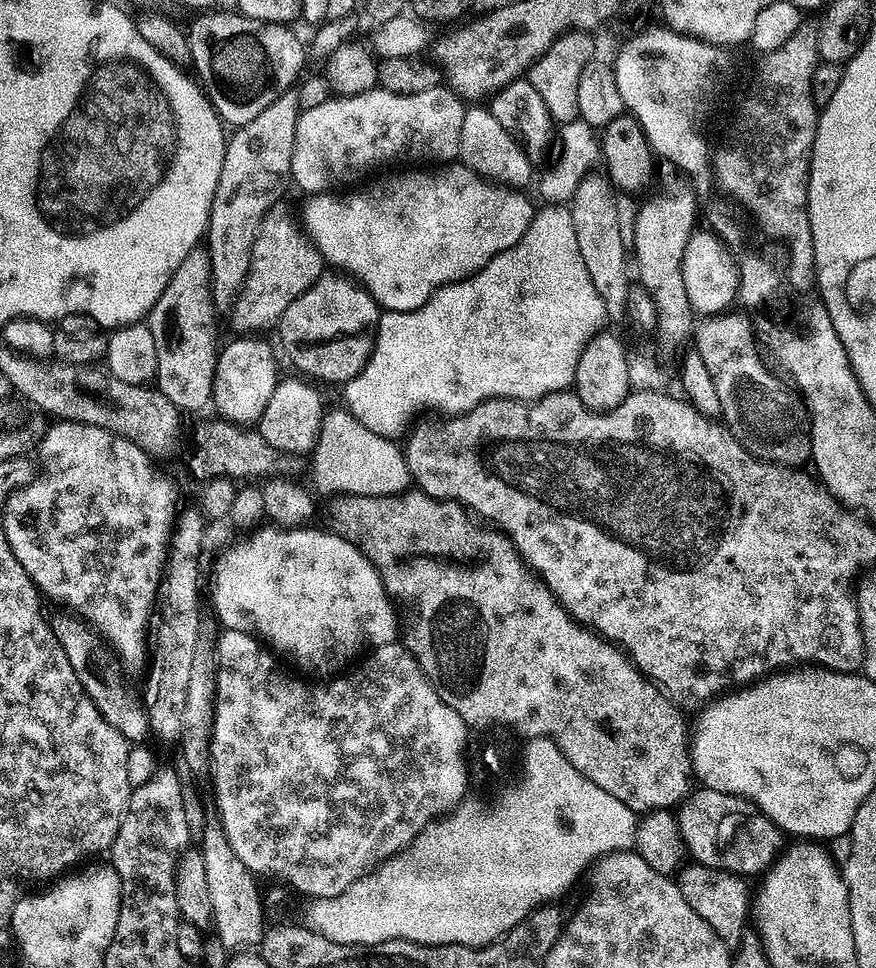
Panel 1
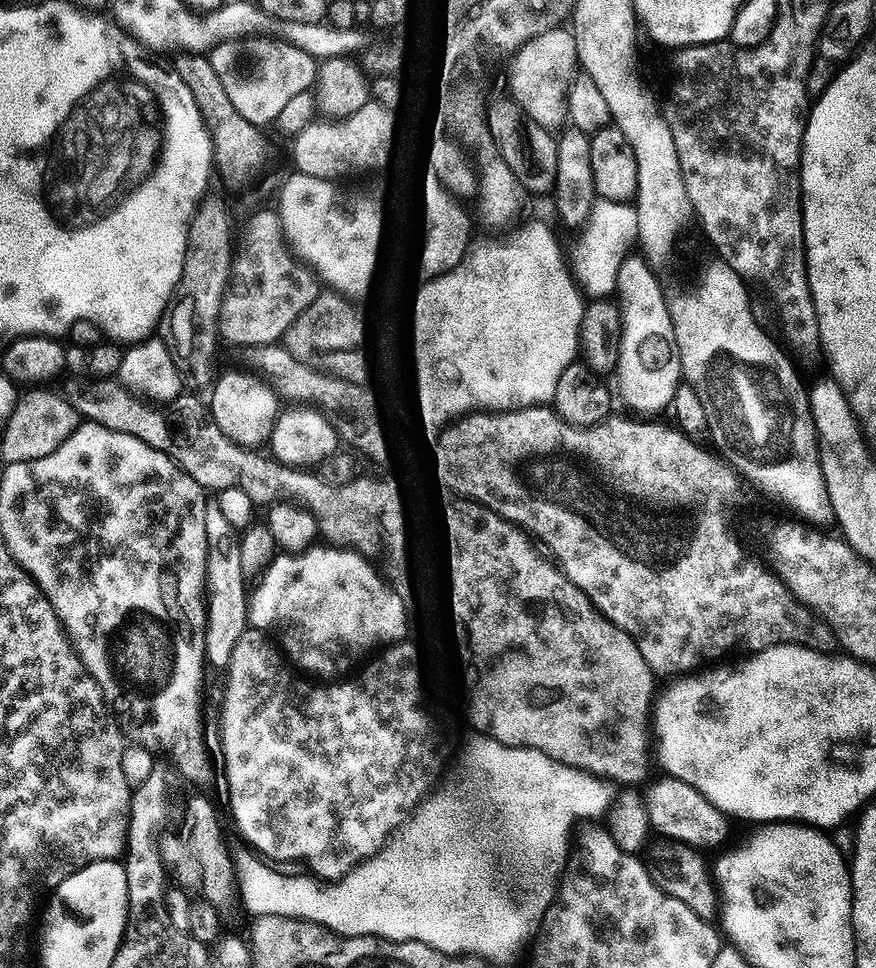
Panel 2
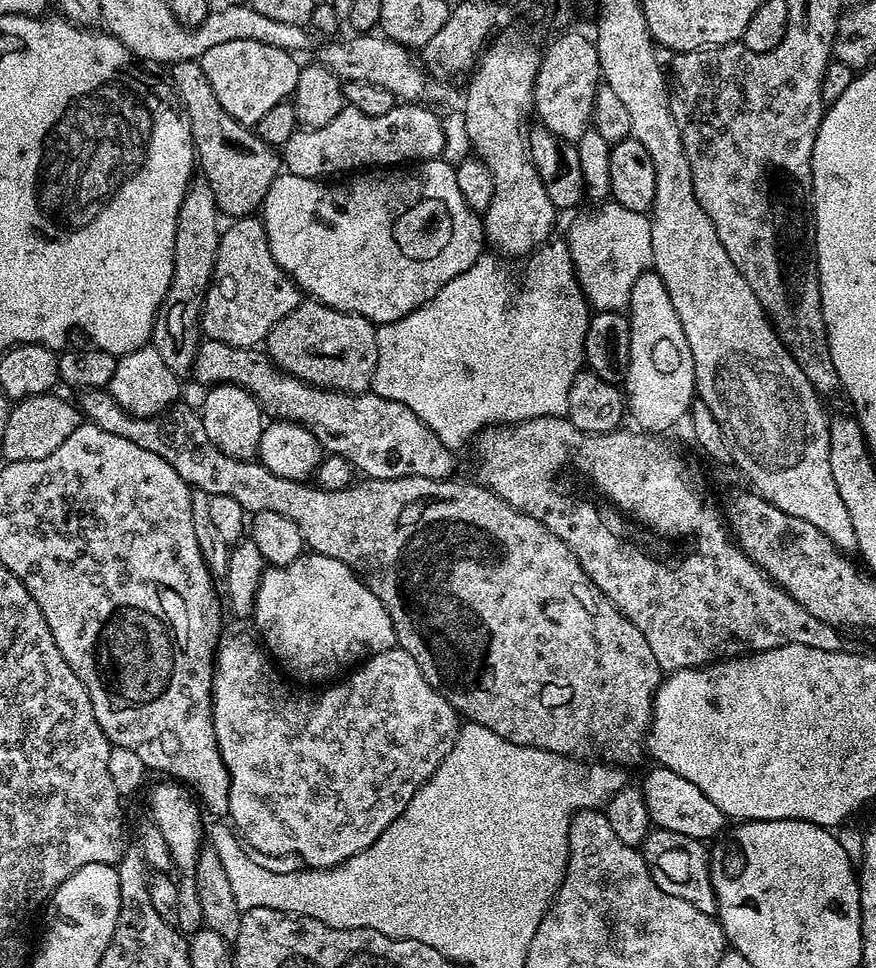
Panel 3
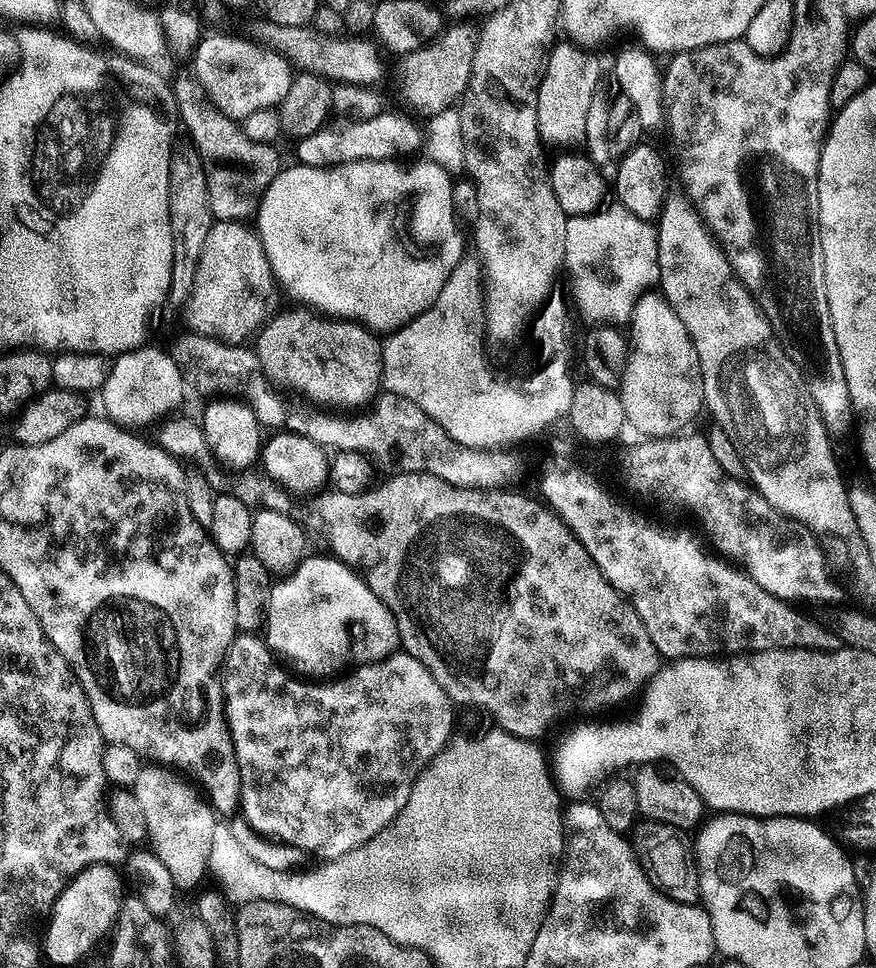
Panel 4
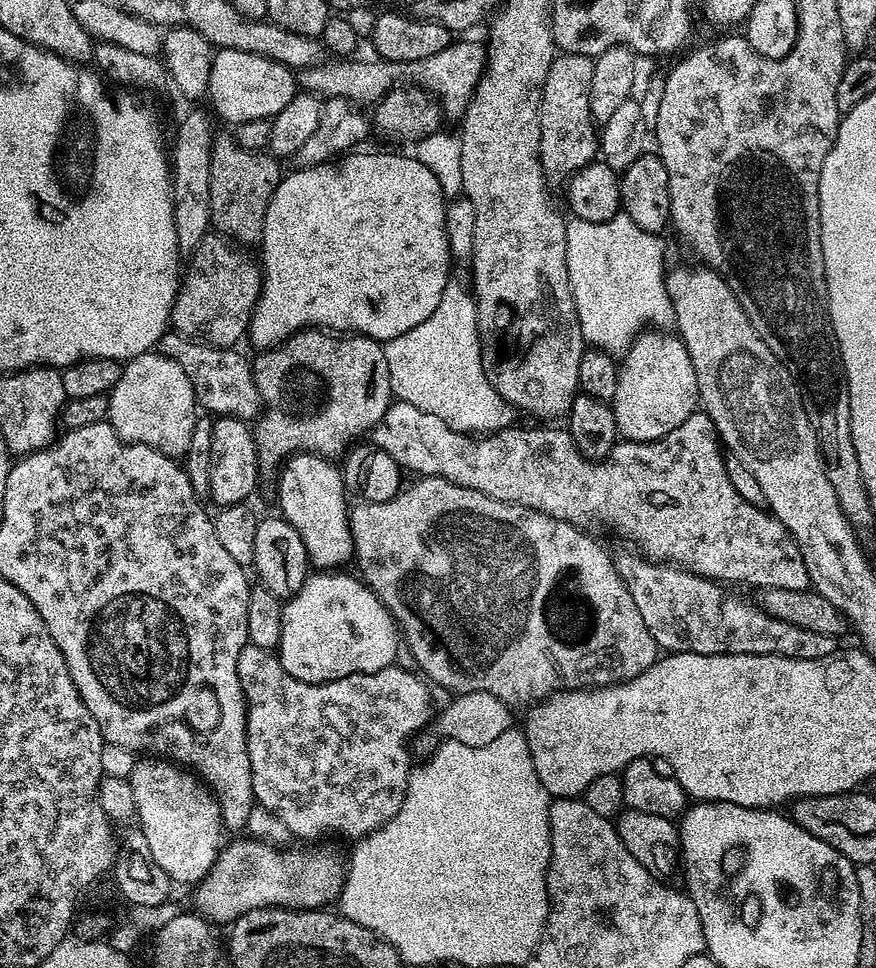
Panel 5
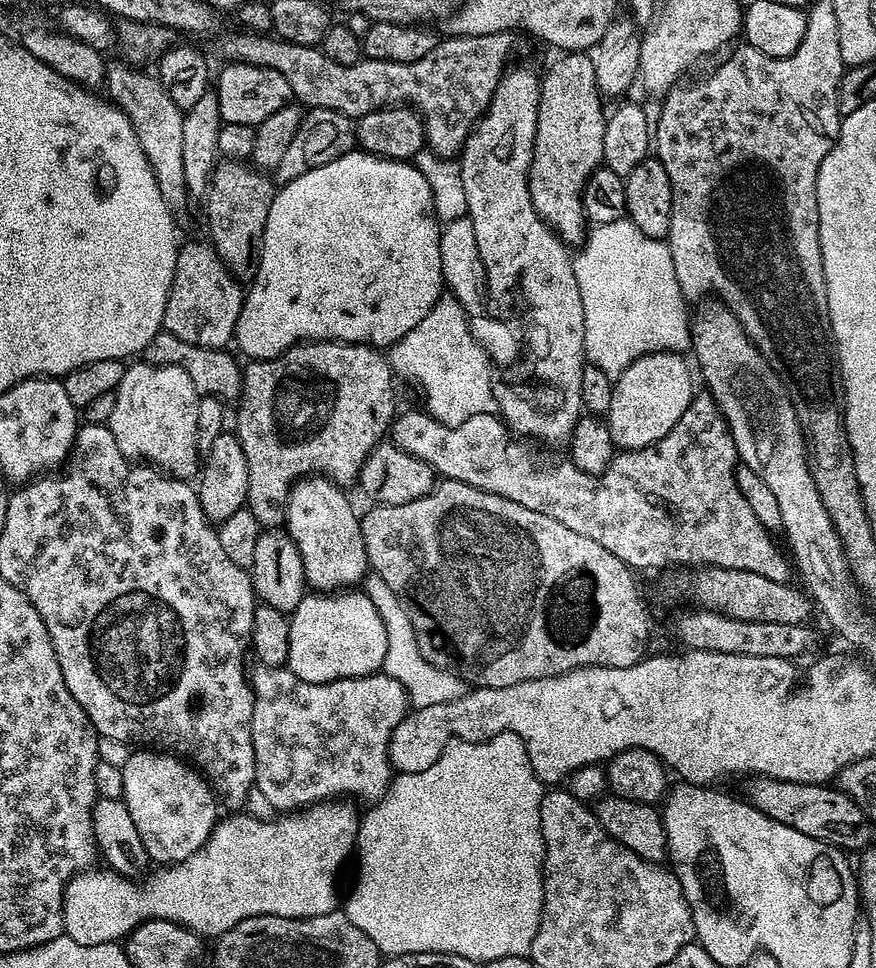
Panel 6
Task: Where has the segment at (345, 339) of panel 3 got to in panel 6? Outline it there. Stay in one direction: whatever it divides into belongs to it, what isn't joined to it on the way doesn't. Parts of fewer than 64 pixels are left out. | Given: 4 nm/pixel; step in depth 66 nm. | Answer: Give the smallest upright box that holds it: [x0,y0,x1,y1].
[234,340,398,530]

